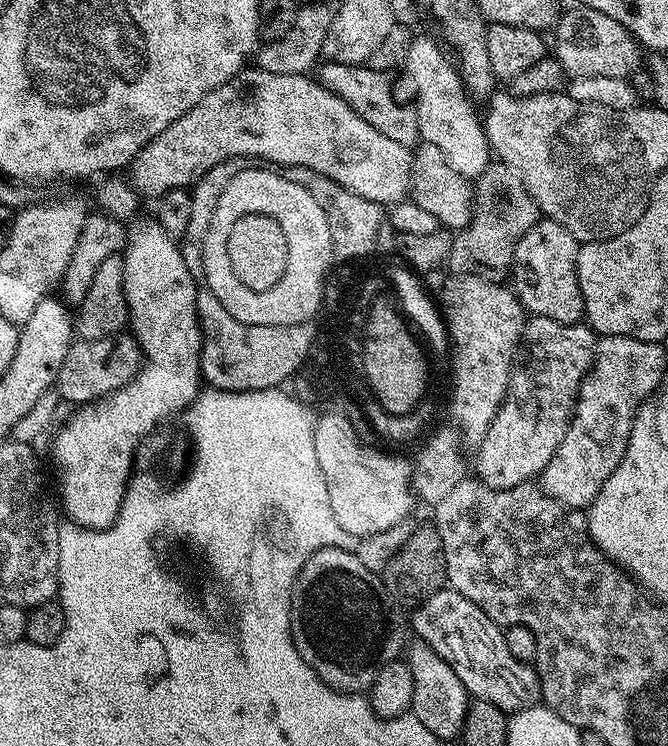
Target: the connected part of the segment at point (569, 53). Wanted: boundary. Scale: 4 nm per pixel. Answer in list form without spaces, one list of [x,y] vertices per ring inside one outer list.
[[[577,6],[563,13],[554,29],[556,35],[556,61],[563,66],[569,77],[597,76],[598,78],[622,78],[628,80],[642,64],[641,45],[636,43],[622,22],[614,22],[610,14]]]

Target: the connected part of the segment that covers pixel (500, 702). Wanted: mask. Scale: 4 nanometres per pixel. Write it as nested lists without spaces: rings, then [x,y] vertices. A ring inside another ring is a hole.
[[[445,586],[415,605],[412,628],[419,639],[444,659],[462,680],[472,700],[485,700],[505,714],[541,703],[540,677],[531,663],[523,664],[510,647],[501,625],[495,624],[474,602]]]

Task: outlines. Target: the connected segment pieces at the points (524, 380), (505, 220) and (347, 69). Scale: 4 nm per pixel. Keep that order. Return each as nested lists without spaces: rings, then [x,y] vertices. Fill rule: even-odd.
[[[534,315],[527,317],[522,347],[512,369],[512,377],[508,379],[508,395],[500,403],[498,414],[494,414],[494,422],[490,422],[482,442],[475,449],[475,475],[481,484],[494,489],[509,488],[529,483],[533,478],[539,477],[550,458],[554,458],[554,450],[558,450],[572,414],[576,411],[580,383],[586,378],[592,368],[592,360],[596,357],[597,339],[597,333],[583,323],[563,324],[554,322],[554,318]]]
[[[499,162],[489,163],[486,171],[475,177],[472,217],[465,228],[452,236],[447,267],[453,268],[456,276],[480,276],[483,280],[503,281],[509,275],[514,250],[522,234],[533,228],[541,216],[530,190],[526,190],[522,178],[518,178],[513,168]]]
[[[325,63],[318,72],[318,79],[325,88],[338,98],[346,101],[354,111],[374,130],[386,134],[393,142],[398,142],[402,146],[411,149],[413,146],[421,143],[420,131],[418,130],[418,118],[416,117],[415,107],[399,104],[396,96],[392,93],[392,76],[386,72],[379,72],[373,68],[362,64],[333,64]]]

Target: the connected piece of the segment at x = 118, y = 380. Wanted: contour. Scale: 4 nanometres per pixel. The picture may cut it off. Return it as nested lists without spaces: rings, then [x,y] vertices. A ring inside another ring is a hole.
[[[121,330],[115,336],[93,340],[73,339],[62,370],[58,370],[54,390],[65,405],[83,406],[108,396],[114,390],[126,386],[140,372],[142,357],[140,344],[131,331]]]

